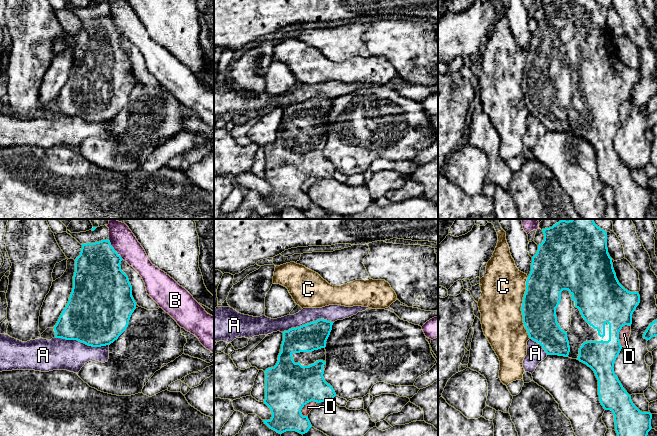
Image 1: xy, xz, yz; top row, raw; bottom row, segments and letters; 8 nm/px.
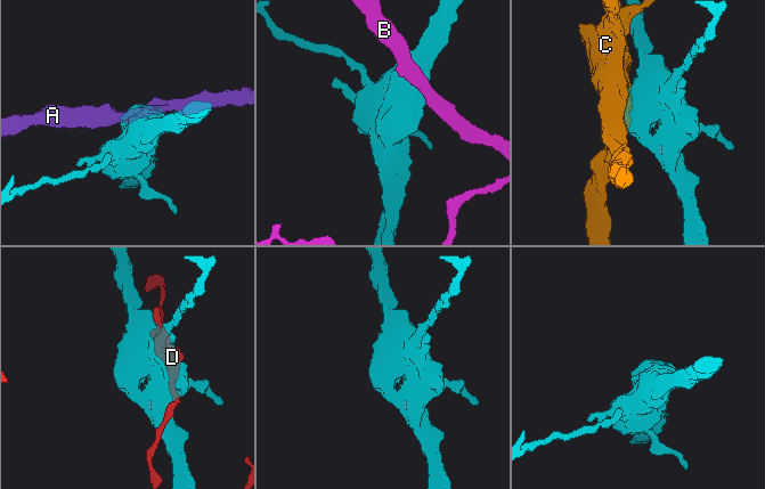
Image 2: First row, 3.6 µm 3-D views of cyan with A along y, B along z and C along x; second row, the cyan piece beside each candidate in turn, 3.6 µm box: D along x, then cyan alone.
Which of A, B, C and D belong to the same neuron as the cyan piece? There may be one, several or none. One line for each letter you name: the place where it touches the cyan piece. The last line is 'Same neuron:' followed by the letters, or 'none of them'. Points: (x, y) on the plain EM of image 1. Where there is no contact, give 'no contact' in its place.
Same neuron: none of them

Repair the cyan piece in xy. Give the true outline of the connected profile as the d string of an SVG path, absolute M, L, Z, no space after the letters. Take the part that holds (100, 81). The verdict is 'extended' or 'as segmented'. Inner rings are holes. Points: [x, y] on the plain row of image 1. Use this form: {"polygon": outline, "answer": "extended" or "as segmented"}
{"polygon": "M109 15L81 20L80 31L75 35L73 64L69 77L54 102L55 114L77 116L92 123L110 121L126 106L130 93L136 85L132 62L128 52L121 46L121 32L111 22Z", "answer": "as segmented"}

